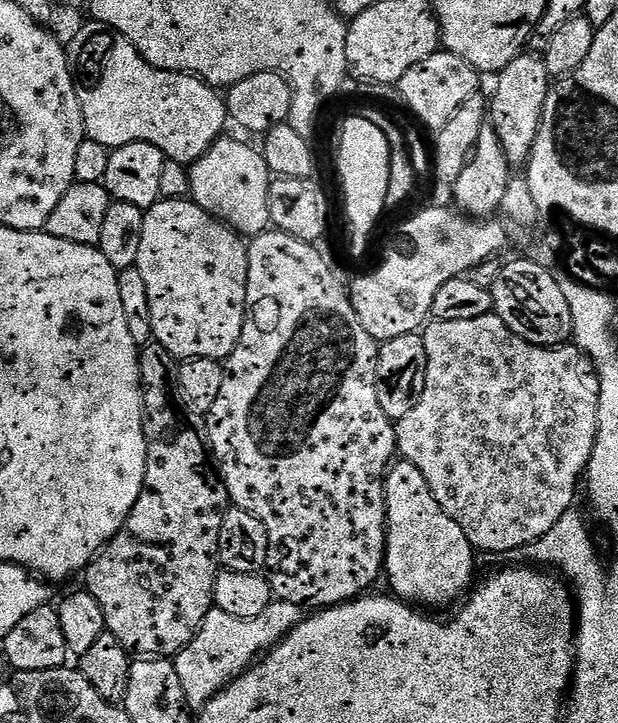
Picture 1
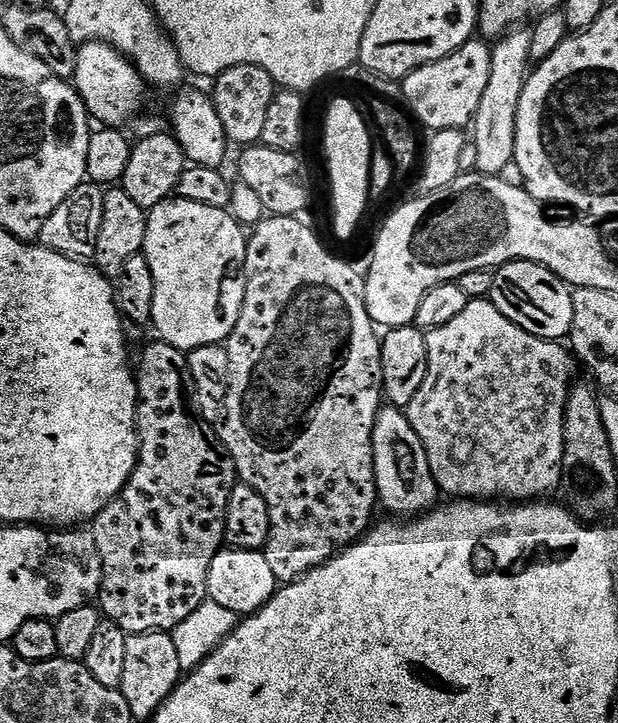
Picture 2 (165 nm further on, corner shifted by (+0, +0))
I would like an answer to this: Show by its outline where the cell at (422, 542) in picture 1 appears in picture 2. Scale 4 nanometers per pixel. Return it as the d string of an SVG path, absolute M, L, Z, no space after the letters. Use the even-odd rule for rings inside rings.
M389 404L381 407L372 431L372 453L381 509L393 512L391 515L396 518L415 518L437 507L438 489L434 474L430 474L430 462L426 457L424 443L418 438L403 409Z

